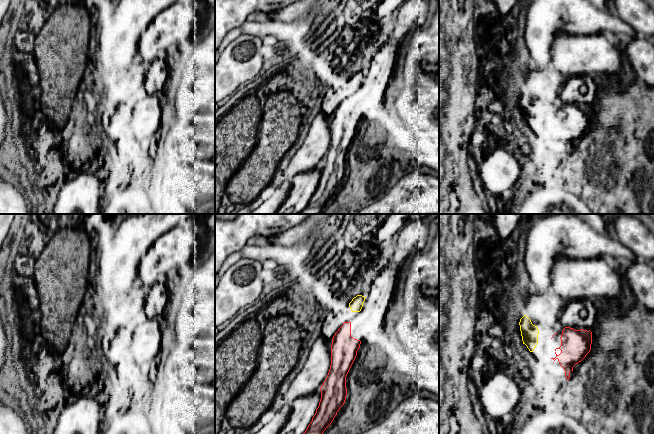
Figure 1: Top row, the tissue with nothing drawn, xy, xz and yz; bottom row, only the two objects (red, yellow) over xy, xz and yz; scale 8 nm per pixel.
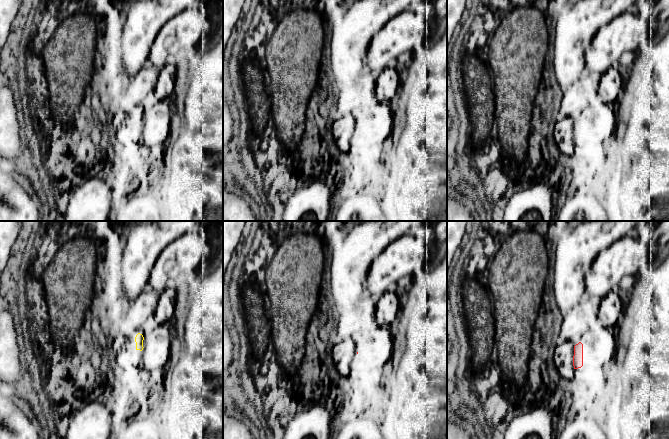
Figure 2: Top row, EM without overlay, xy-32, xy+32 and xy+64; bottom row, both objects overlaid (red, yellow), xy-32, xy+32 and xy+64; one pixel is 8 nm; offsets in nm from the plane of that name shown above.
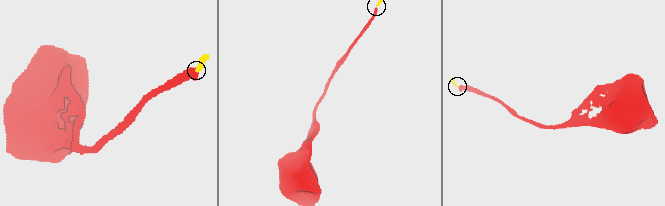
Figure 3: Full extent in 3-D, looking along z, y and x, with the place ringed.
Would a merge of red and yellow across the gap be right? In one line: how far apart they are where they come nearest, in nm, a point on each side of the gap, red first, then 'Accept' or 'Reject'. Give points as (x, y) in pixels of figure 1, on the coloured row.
Distance 80 nm. Across: xz (349, 321), (352, 311). Reject

